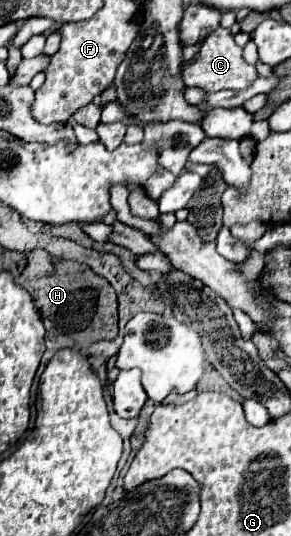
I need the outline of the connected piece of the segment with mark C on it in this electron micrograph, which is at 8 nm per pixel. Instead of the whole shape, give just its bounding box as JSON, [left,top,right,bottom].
[182,27,258,93]

